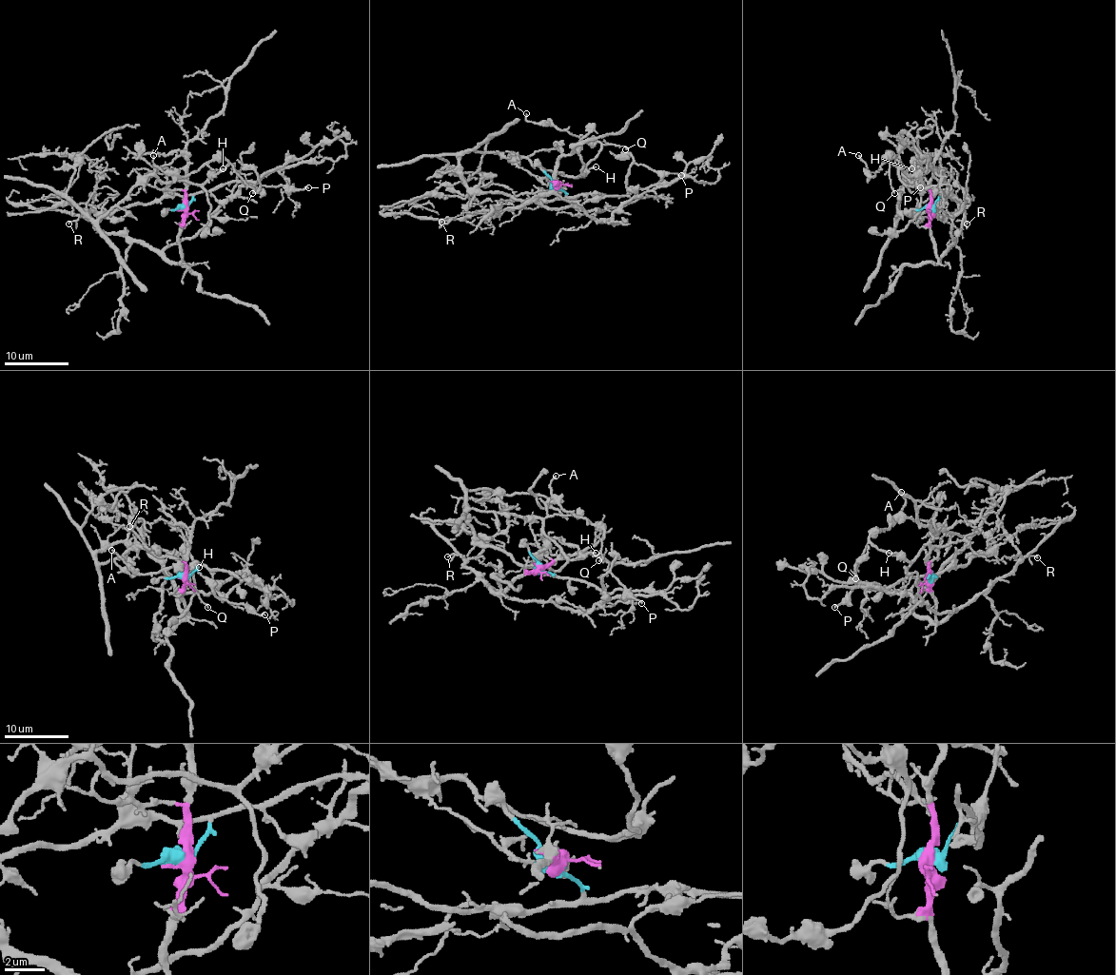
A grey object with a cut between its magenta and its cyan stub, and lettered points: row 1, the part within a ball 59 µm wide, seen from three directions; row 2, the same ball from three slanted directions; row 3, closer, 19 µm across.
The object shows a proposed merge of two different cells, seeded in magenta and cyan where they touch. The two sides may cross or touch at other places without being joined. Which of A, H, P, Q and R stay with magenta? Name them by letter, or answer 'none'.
R

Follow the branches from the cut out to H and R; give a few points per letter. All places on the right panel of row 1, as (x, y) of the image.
H: (929, 207), (945, 195), (945, 203), (937, 211), (895, 218), (903, 176), (910, 182), (923, 184), (911, 167)
R: (929, 207), (929, 230), (938, 263), (951, 244), (964, 218), (963, 221), (968, 224)

